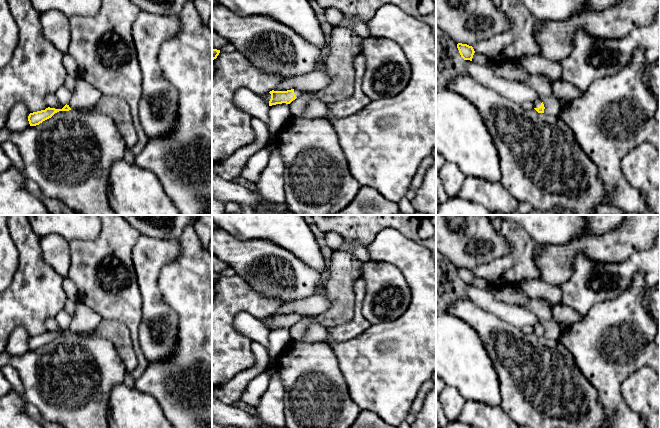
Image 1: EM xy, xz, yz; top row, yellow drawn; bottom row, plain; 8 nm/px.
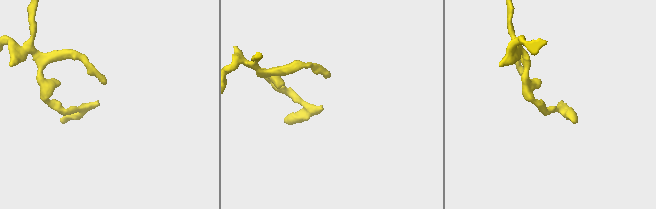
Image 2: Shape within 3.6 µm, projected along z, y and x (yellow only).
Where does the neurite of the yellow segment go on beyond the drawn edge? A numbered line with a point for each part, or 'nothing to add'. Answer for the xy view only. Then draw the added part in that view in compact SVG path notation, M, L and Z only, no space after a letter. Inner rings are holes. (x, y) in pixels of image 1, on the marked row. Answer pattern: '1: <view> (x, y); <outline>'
1: xy (85, 95); M77 77L75 91L67 105L71 108L71 110L89 107L96 105L101 97L102 94L98 89Z

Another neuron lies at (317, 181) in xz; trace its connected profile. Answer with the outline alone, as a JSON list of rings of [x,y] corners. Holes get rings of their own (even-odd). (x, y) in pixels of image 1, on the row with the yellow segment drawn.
[[[291,116],[278,132],[272,135],[271,143],[282,154],[286,167],[283,176],[285,203],[287,208],[296,215],[335,215],[355,199],[361,185],[351,175],[338,135],[326,118],[304,119]]]

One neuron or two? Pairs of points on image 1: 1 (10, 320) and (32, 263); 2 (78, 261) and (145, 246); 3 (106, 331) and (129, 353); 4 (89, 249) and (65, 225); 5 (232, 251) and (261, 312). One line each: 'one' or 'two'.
1: one
2: two
3: one
4: two
5: two

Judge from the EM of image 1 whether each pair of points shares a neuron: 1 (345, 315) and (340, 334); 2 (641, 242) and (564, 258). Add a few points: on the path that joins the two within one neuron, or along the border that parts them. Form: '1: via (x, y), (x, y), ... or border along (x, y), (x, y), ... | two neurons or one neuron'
1: border along (355, 303), (353, 317), (349, 321), (327, 328) | two neurons
2: via (622, 243), (617, 246), (583, 246) | one neuron

